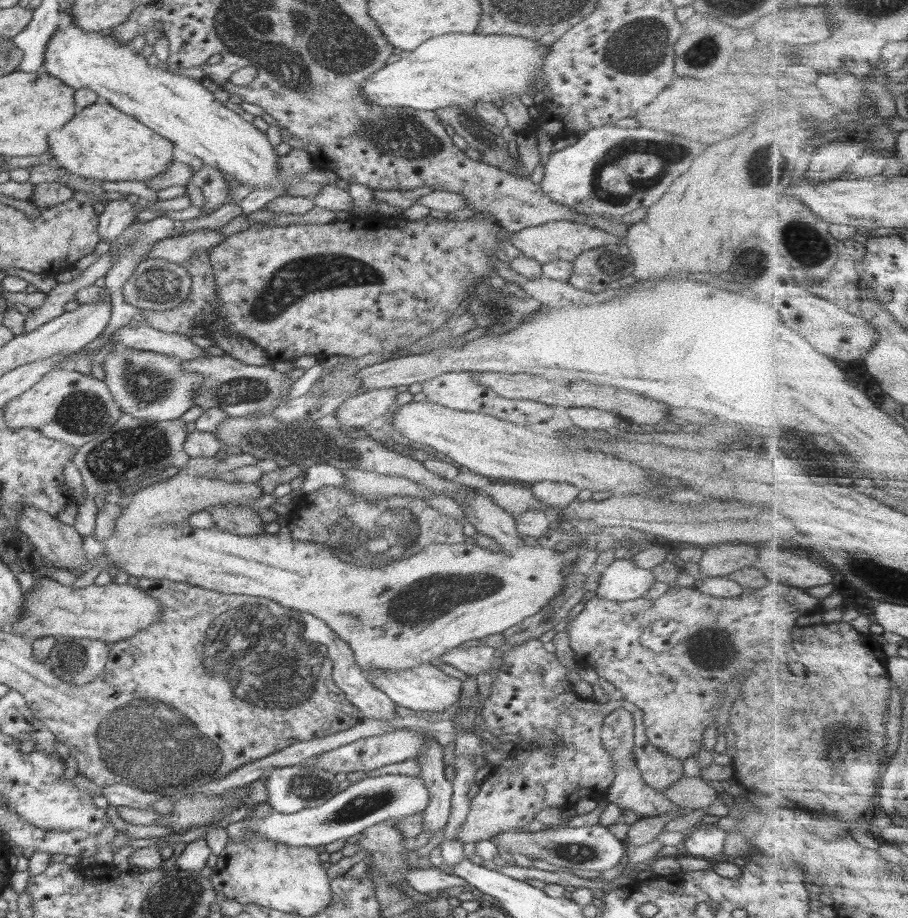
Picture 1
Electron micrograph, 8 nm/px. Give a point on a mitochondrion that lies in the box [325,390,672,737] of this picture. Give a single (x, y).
(426, 599)

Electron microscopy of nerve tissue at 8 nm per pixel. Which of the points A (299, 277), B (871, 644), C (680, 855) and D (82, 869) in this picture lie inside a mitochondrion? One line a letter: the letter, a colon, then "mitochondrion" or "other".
A: mitochondrion
B: other
C: other
D: other

